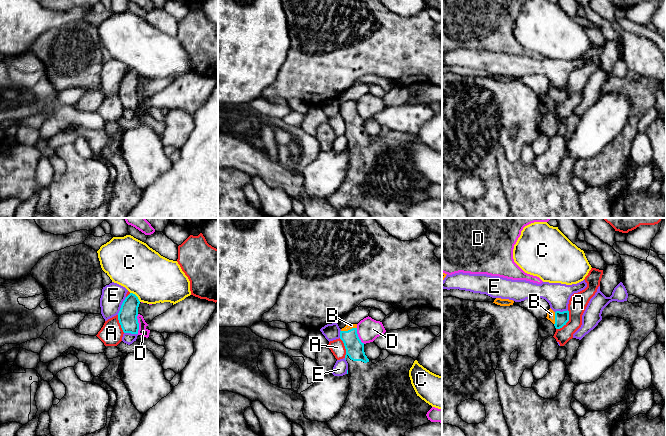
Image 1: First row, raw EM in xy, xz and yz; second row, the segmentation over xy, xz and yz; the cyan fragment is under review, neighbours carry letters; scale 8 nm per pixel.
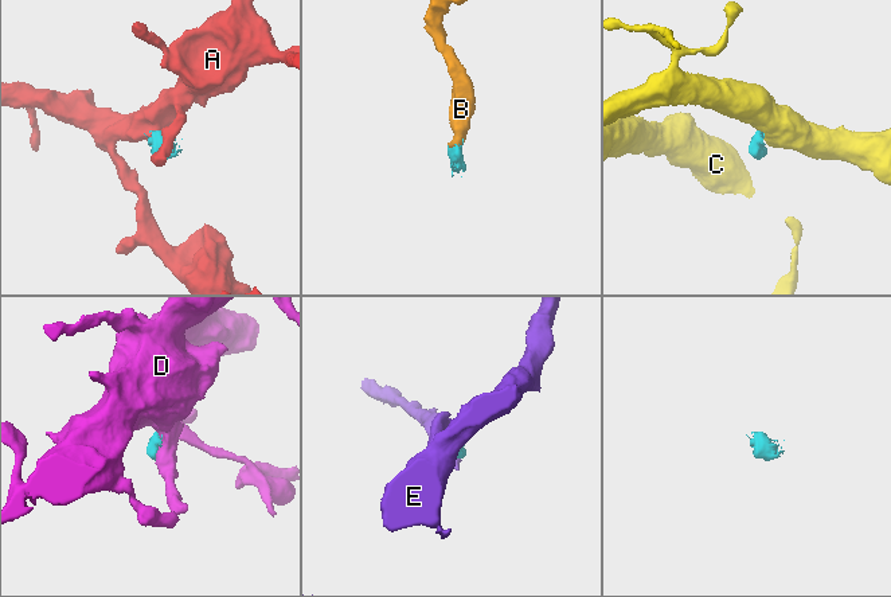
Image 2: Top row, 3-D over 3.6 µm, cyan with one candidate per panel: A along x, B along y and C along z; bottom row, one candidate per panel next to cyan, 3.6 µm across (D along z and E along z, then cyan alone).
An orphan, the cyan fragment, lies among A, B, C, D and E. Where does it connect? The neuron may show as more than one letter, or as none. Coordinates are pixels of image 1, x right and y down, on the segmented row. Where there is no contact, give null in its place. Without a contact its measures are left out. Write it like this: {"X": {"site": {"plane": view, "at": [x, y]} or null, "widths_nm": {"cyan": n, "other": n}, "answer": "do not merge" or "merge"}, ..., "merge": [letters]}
{"A": {"site": {"plane": "yz", "at": [567, 321]}, "widths_nm": {"cyan": 110, "other": 150}, "answer": "do not merge"}, "B": {"site": {"plane": "xz", "at": [348, 330]}, "widths_nm": {"cyan": 150, "other": 50}, "answer": "merge"}, "C": {"site": {"plane": "xy", "at": [136, 296]}, "widths_nm": {"cyan": 160, "other": 380}, "answer": "do not merge"}, "D": {"site": {"plane": "xy", "at": [138, 324]}, "widths_nm": {"cyan": 160, "other": 70}, "answer": "do not merge"}, "E": {"site": {"plane": "xy", "at": [121, 306]}, "widths_nm": {"cyan": 160, "other": 190}, "answer": "do not merge"}, "merge": ["B"]}

